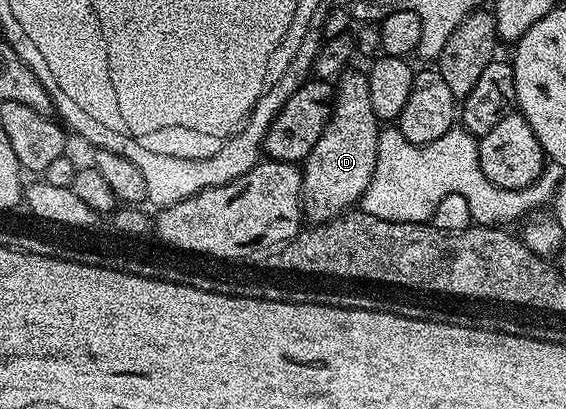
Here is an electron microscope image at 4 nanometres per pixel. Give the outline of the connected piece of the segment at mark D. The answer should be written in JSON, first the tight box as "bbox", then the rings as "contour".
{"bbox":[302,67,381,223],"contour":[[[348,67],[340,73],[334,85],[332,117],[326,131],[310,155],[302,162],[302,205],[316,223],[339,217],[372,186],[376,156],[380,150],[381,122],[376,120],[374,106],[370,103],[370,83],[367,72],[355,73]]]}

